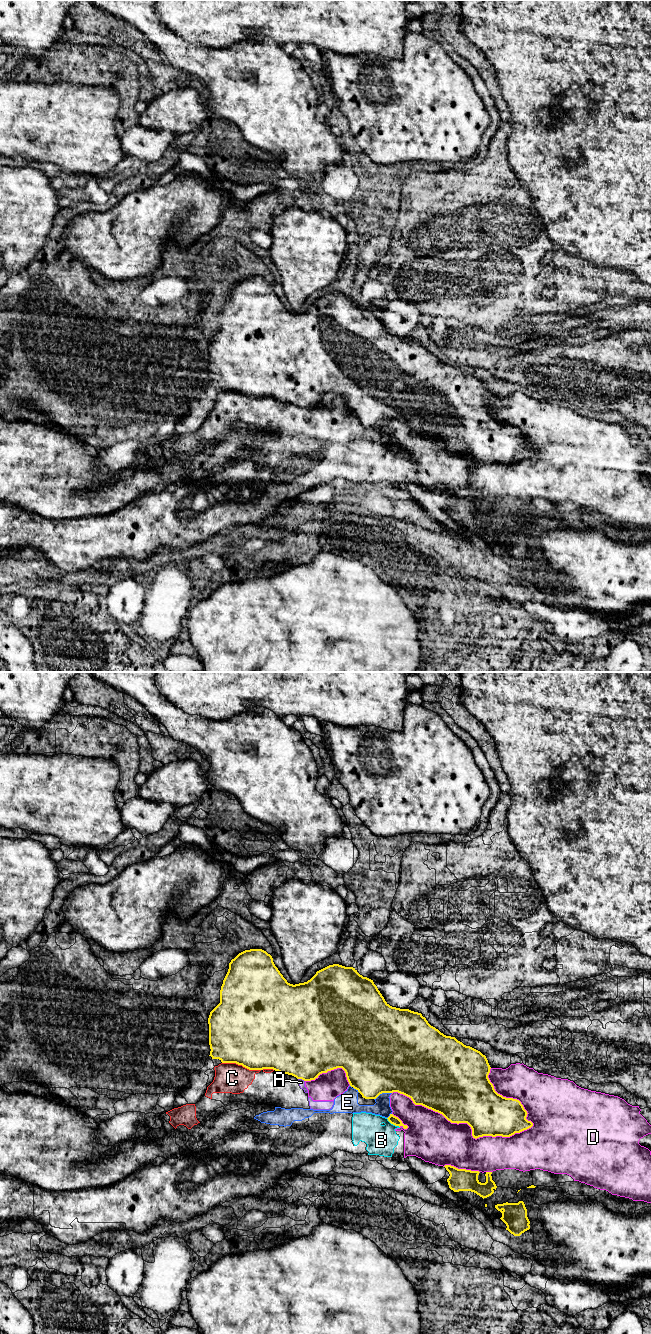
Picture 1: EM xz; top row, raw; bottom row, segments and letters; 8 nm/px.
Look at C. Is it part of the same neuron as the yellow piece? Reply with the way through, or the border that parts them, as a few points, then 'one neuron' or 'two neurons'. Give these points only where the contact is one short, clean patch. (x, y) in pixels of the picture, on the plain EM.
two neurons

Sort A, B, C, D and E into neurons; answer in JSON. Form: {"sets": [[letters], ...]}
{"sets": [["A", "B", "C", "D", "E"]]}

